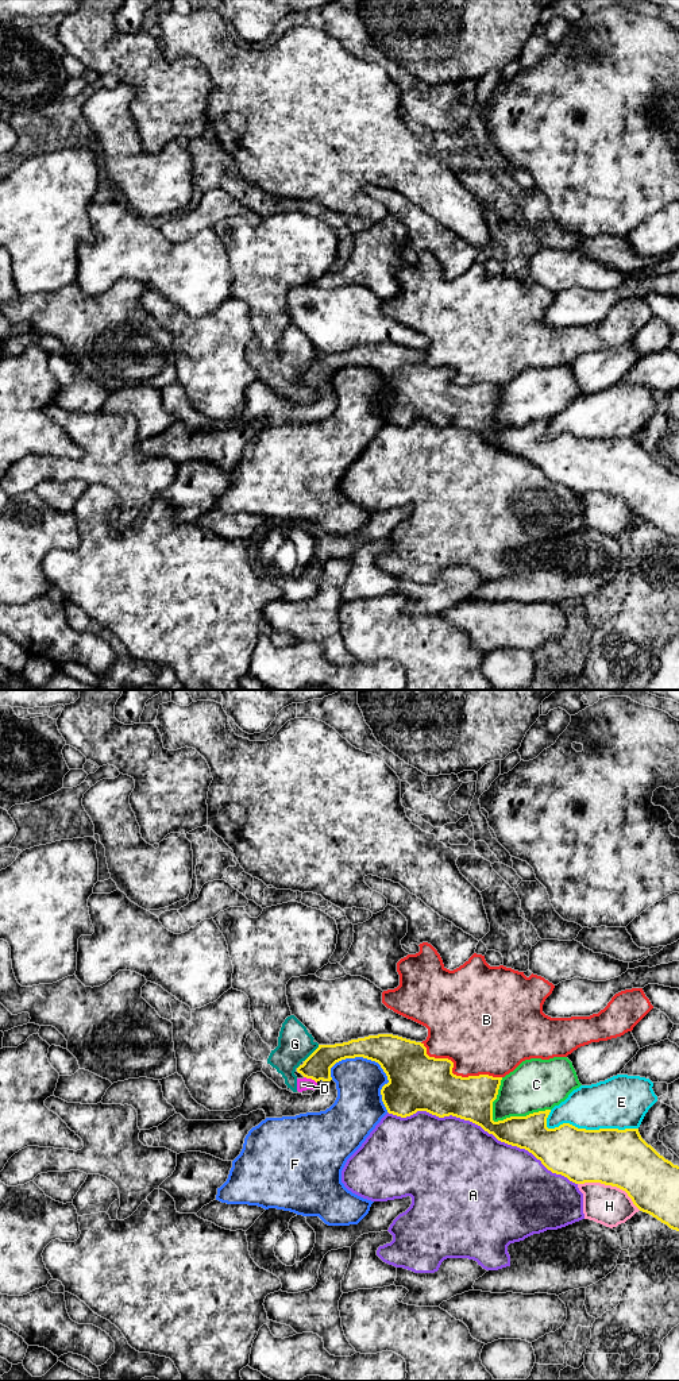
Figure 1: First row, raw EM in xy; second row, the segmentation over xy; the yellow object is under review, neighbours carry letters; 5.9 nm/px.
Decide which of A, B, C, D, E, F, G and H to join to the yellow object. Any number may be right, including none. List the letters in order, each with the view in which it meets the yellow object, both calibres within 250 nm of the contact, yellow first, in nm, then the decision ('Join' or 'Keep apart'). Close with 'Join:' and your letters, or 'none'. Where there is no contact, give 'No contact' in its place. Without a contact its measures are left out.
A: Touches yellow in xy. Thickness 260 nm (yellow) against 500 nm. Keep apart
B: Touches yellow in xy. Thickness 340 nm (yellow) against 400 nm. Keep apart
C: Touches yellow in xy. Thickness 200 nm (yellow) against 320 nm. Keep apart
D: Touches yellow in xy. Thickness 160 nm (yellow) against 80 nm. Keep apart
E: Touches yellow in xy. Thickness 340 nm (yellow) against 320 nm. Keep apart
F: Touches yellow in xy. Thickness 320 nm (yellow) against 280 nm. Keep apart
G: Touches yellow in xy. Thickness 160 nm (yellow) against 200 nm. Keep apart
H: Touches yellow in xy. Thickness 340 nm (yellow) against 240 nm. Keep apart
Join: none

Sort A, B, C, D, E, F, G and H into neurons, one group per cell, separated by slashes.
A / B / C / D G / E / F / H

